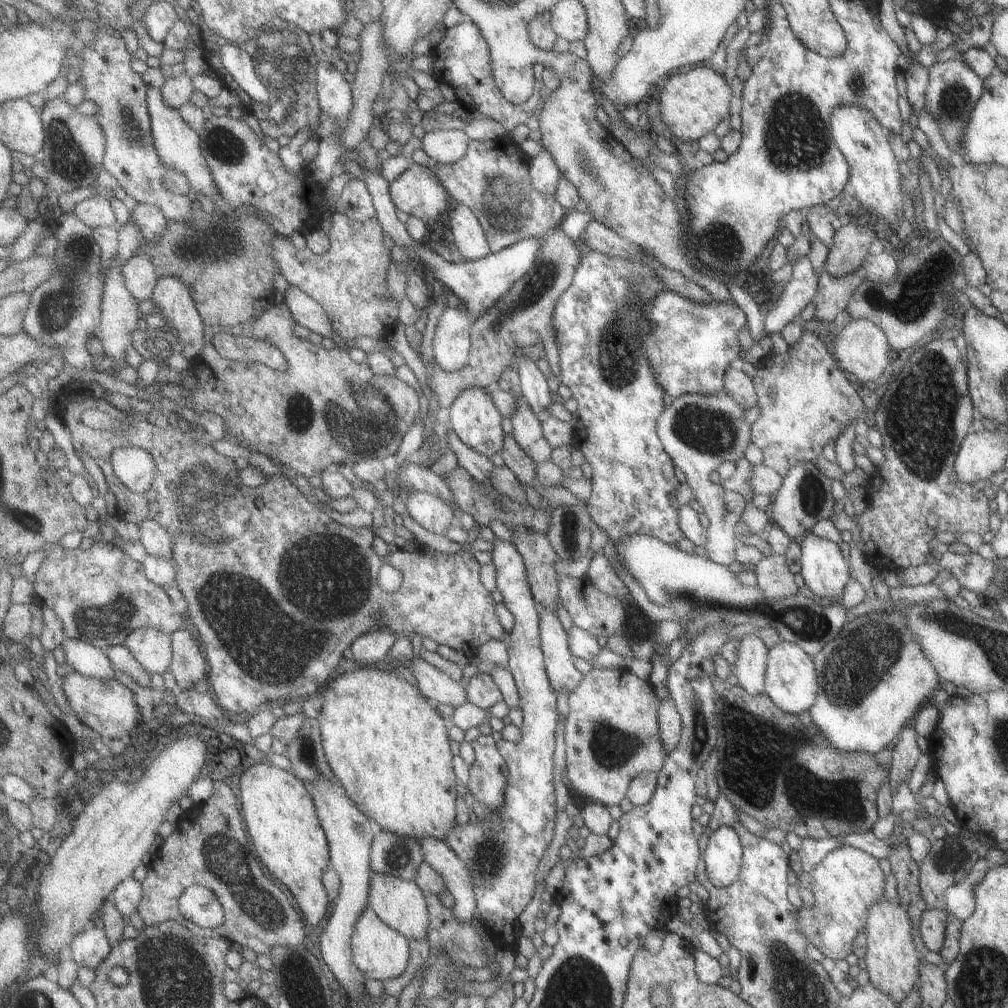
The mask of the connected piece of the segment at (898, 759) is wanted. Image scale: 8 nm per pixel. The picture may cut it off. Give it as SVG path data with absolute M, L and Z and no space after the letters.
M911 723L905 724L889 746L892 761L888 770L888 783L892 792L903 781L909 780L913 766L922 753L915 744L915 733Z

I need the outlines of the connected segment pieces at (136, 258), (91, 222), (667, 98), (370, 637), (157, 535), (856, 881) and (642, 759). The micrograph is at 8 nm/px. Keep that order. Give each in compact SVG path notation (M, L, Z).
M135 253L125 263L124 274L127 288L141 301L151 299L160 276L147 253Z
M99 194L79 202L69 214L75 215L92 229L97 226L114 227L118 221L113 208L111 208L111 202Z
M699 64L686 73L670 75L662 84L660 114L662 122L677 142L699 140L717 128L717 124L727 116L727 102L731 90L722 74L705 64Z
M385 628L364 633L350 646L346 655L360 666L374 665L387 658L396 640L395 633Z
M145 521L139 528L142 546L148 555L173 559L174 538L169 531L157 521Z
M842 845L833 849L811 870L810 887L812 894L812 905L810 907L795 908L798 931L802 932L806 944L815 946L821 954L833 960L844 959L851 953L851 946L854 943L856 934L863 928L866 921L867 910L870 904L877 902L883 893L883 873L880 872L877 859L862 850Z
M625 666L620 669L605 669L605 668L592 668L579 683L579 686L568 696L570 713L566 718L565 724L565 744L566 744L566 775L569 782L576 786L576 792L580 793L587 799L595 799L599 803L607 806L619 805L620 802L628 795L628 788L632 784L632 780L645 771L659 772L663 766L665 759L668 757L669 750L665 748L663 737L661 736L662 730L660 727L660 700L656 695L654 688L648 680L641 680L627 671Z

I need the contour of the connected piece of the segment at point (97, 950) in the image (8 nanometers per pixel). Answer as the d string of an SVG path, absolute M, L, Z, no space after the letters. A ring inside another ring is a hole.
M98 927L83 931L70 944L72 960L96 972L110 955L112 947L105 928L100 930Z

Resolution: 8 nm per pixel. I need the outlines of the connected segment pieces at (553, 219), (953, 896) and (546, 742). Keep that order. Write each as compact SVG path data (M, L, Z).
M509 136L499 140L472 140L467 154L454 163L440 163L421 147L414 150L411 158L414 163L429 167L436 173L444 187L448 189L452 202L464 204L476 212L493 253L501 252L516 242L521 242L525 237L543 237L549 231L555 231L569 212L557 202L555 196L542 195L542 192L533 186L530 158Z
M977 859L962 881L948 886L943 893L944 909L955 918L963 920L975 908L974 886L984 877L988 866L985 859Z
M495 538L493 540L492 562L496 568L496 588L500 590L503 602L514 616L514 627L509 634L510 671L520 692L520 708L523 714L522 737L518 742L498 741L498 749L506 760L509 782L506 786L504 804L500 809L489 811L484 822L468 822L466 826L456 826L445 838L445 842L469 865L473 875L474 891L477 897L475 918L493 921L495 930L509 944L517 944L521 936L519 914L531 904L538 884L537 873L541 861L556 835L559 811L557 794L553 784L553 754L555 754L555 732L559 724L560 709L556 690L546 668L540 629L540 613L537 610L524 556L512 541Z

